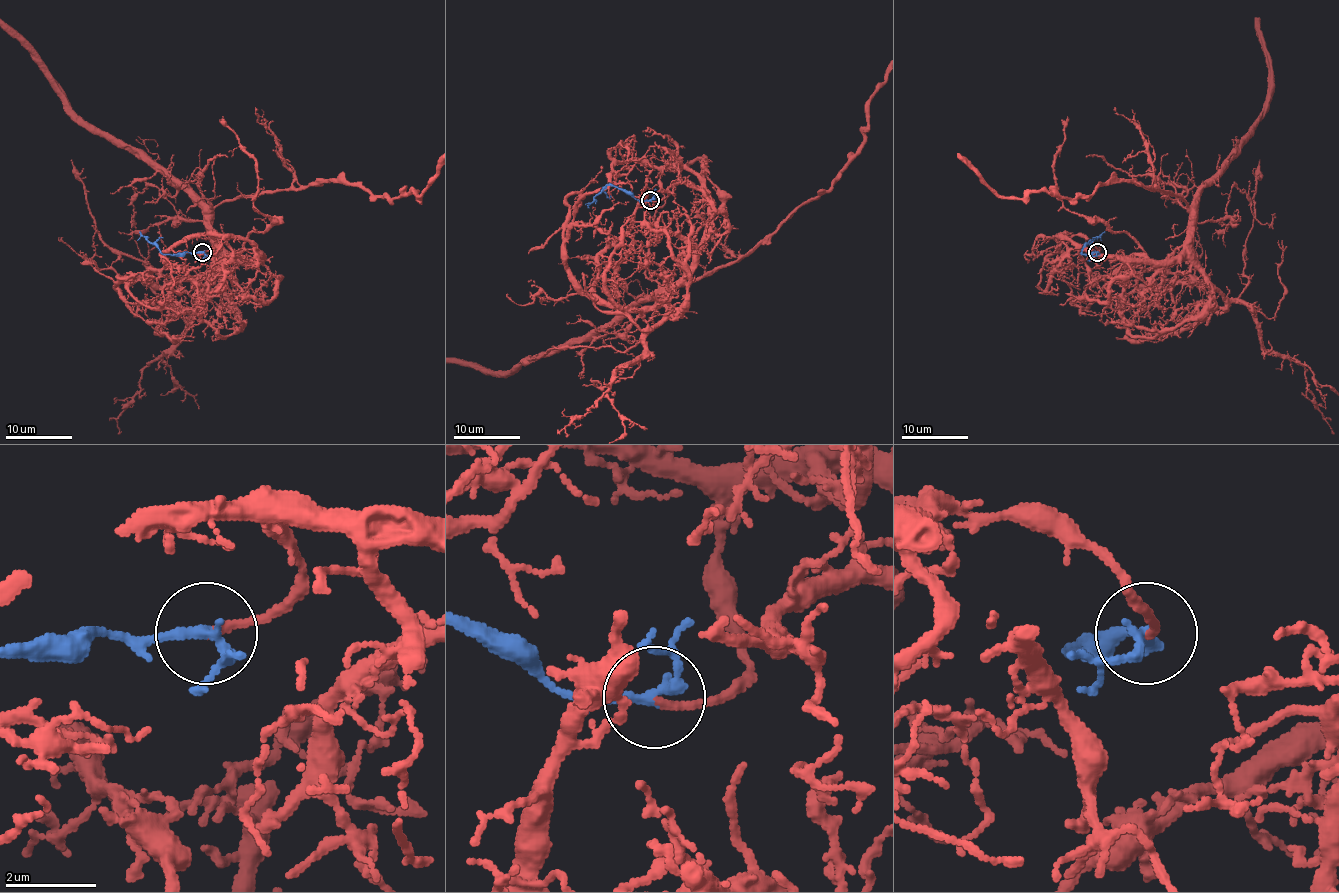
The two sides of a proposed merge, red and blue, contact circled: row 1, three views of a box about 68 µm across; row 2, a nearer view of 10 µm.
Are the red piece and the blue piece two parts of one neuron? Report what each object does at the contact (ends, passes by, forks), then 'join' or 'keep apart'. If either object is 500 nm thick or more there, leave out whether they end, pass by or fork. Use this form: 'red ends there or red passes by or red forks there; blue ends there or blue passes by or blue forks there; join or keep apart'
red ends there; blue passes by; join

